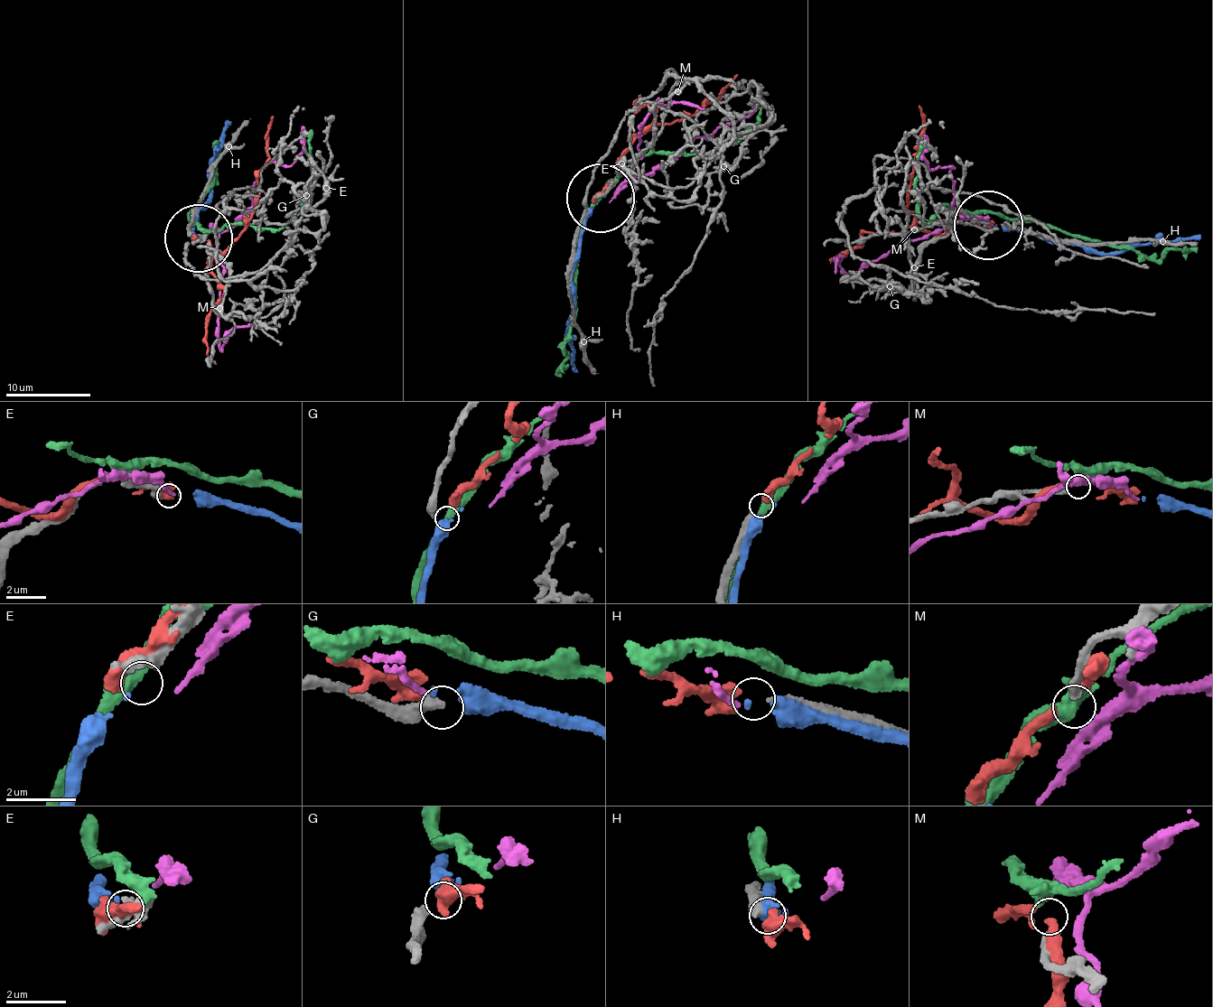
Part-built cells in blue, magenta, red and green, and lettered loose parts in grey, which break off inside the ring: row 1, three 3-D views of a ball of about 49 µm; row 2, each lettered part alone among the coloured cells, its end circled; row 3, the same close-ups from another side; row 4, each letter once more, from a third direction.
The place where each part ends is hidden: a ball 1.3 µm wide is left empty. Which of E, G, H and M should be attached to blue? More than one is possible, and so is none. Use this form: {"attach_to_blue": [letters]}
{"attach_to_blue": ["E"]}

